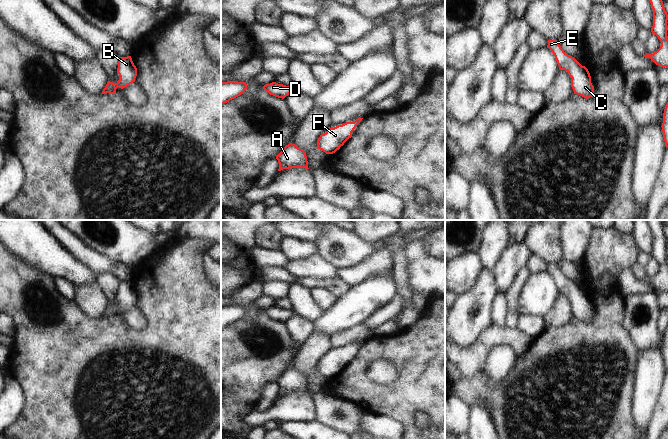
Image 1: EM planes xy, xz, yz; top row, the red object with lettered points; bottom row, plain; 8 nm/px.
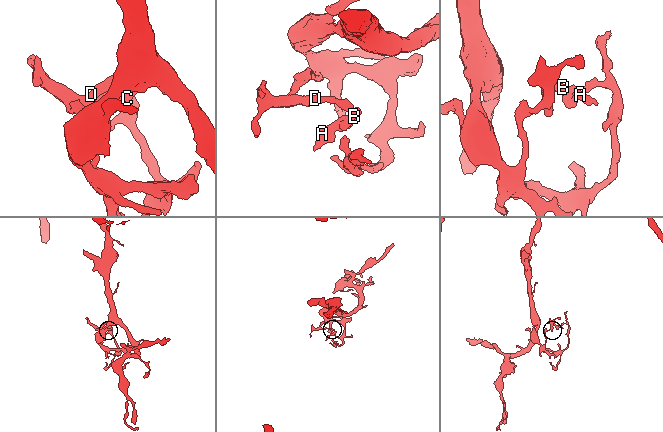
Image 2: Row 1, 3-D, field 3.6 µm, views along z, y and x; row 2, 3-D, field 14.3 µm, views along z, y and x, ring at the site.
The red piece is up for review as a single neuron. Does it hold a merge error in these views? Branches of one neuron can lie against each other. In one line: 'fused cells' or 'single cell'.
single cell

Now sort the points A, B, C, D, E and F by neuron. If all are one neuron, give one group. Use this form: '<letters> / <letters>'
A B C D E F

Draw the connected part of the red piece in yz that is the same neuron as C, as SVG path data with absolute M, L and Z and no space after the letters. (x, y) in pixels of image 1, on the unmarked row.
M548 264L549 272L555 280L559 294L568 296L571 303L571 311L574 318L586 323L594 319L594 310L591 307L591 300L588 293L582 290L574 281L568 279L556 264Z

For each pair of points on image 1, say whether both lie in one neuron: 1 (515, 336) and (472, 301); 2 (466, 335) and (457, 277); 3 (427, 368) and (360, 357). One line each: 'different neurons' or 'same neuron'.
1: different neurons
2: different neurons
3: same neuron

